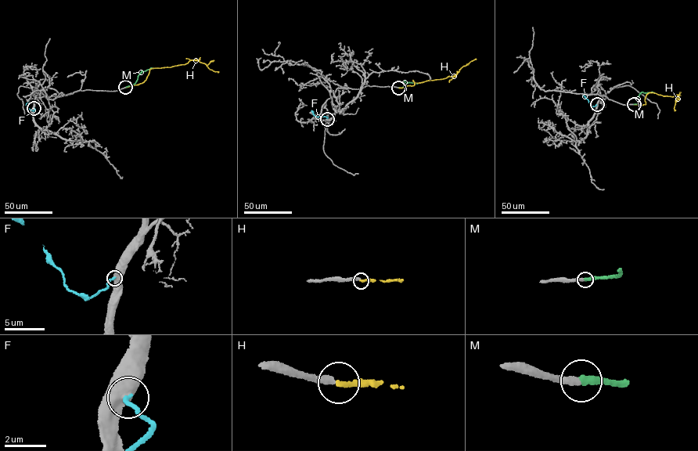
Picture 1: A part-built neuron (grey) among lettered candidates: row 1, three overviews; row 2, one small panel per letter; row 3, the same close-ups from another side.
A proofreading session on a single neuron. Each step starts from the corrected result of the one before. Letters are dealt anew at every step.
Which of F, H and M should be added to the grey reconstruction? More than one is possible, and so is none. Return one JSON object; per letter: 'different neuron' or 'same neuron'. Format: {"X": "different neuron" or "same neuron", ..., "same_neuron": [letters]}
{"F": "different neuron", "H": "different neuron", "M": "same neuron", "same_neuron": ["M"]}

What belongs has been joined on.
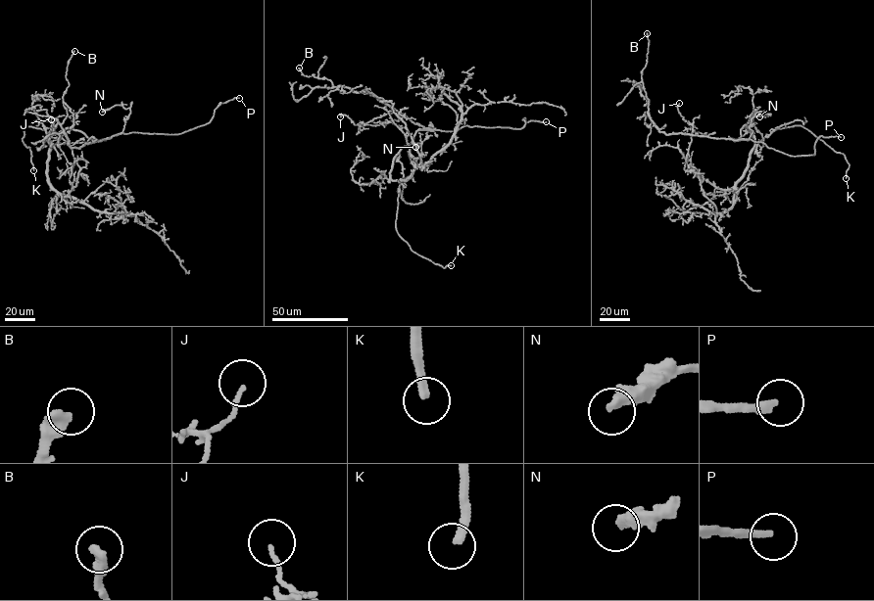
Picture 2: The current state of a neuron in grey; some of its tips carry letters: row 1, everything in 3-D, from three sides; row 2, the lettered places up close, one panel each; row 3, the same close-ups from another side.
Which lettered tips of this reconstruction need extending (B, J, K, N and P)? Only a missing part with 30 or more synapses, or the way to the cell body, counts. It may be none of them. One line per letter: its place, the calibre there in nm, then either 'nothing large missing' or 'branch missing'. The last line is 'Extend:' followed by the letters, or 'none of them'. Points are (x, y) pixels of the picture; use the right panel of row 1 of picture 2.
B: (647, 33) | 400 nm | nothing large missing
J: (679, 103) | 110 nm | nothing large missing
K: (846, 178) | 240 nm | branch missing
N: (759, 116) | 380 nm | nothing large missing
P: (841, 137) | 240 nm | branch missing
Extend: K, P

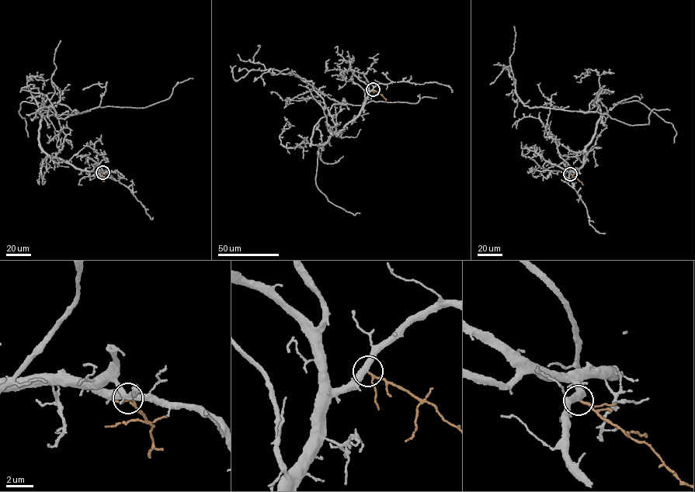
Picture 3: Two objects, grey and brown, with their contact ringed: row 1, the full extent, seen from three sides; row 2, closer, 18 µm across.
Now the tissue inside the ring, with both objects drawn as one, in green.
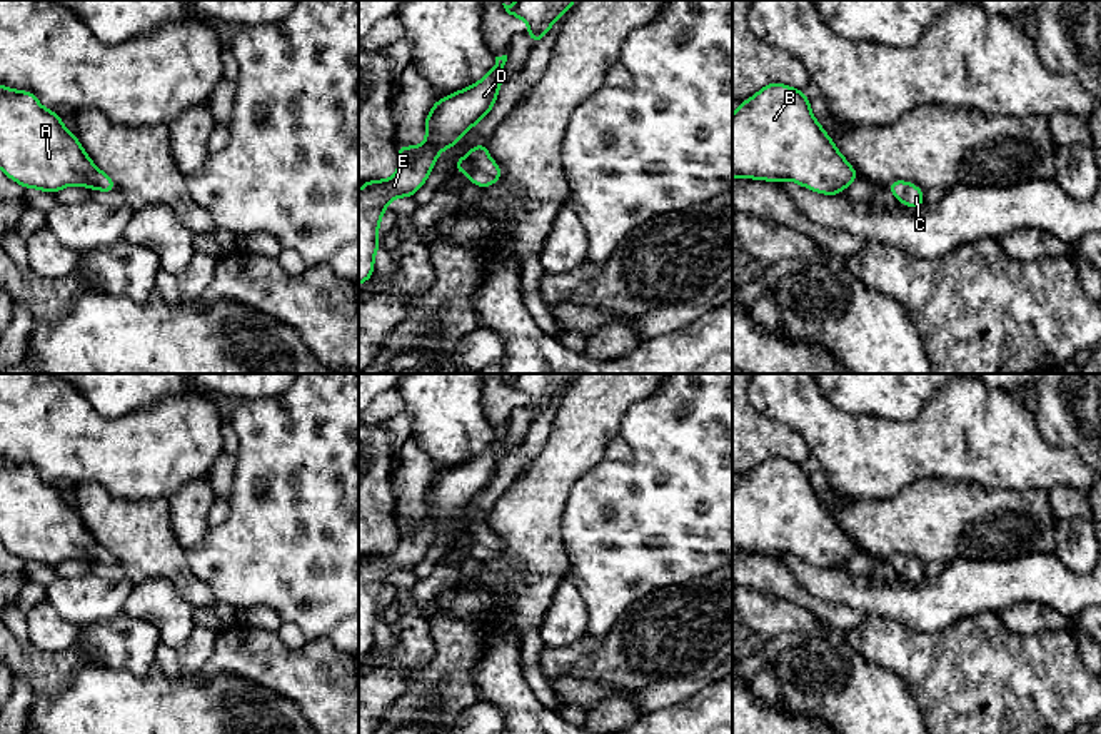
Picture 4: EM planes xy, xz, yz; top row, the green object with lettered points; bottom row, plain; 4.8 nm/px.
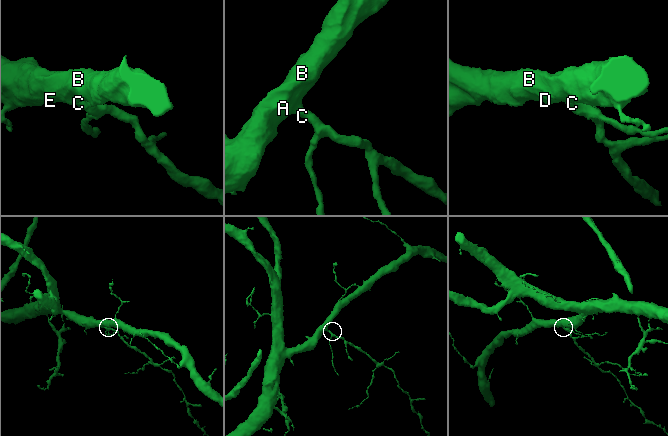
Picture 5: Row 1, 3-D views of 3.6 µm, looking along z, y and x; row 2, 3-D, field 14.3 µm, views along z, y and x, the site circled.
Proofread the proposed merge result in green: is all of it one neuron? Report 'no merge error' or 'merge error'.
no merge error

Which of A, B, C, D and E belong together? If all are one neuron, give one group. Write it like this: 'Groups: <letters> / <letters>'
Groups: A B C D E

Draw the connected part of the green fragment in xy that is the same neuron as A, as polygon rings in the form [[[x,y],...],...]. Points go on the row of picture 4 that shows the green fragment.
[[[0,85],[0,168],[25,189],[57,194],[68,185],[115,192],[115,182],[88,158],[77,135],[70,133],[53,110],[43,108],[32,92]]]

